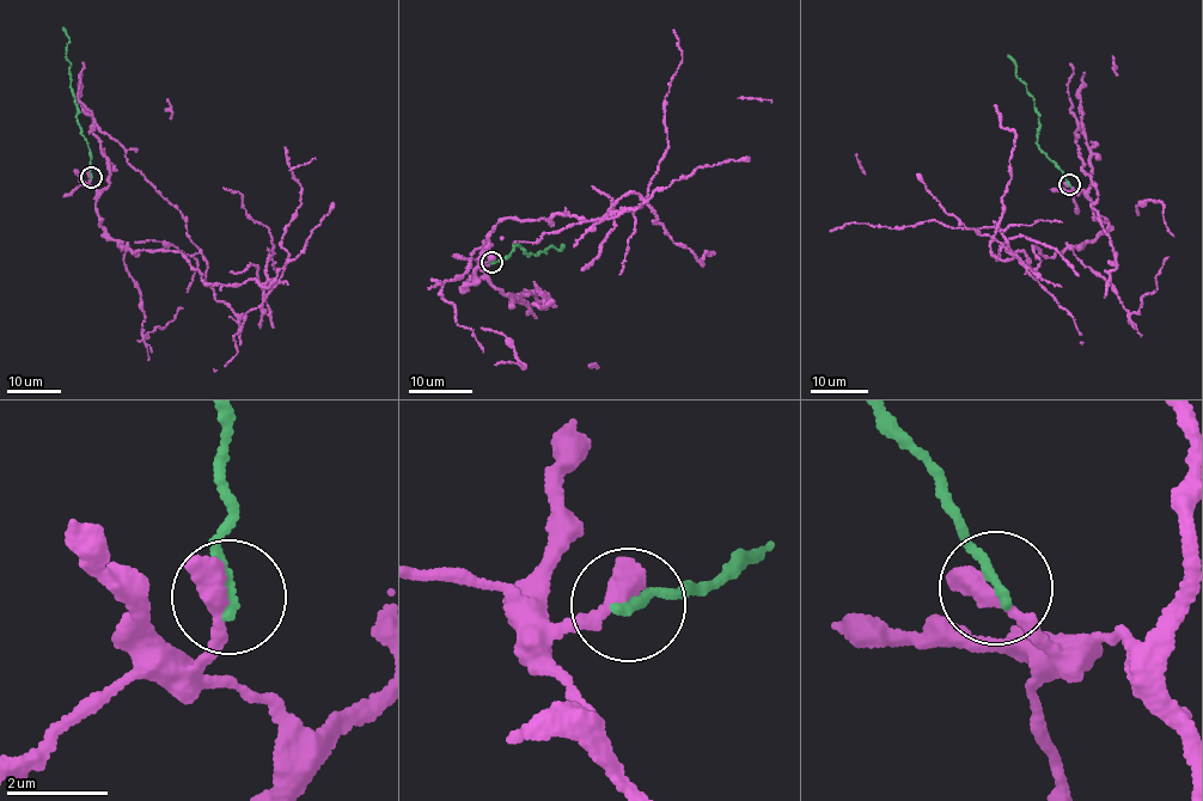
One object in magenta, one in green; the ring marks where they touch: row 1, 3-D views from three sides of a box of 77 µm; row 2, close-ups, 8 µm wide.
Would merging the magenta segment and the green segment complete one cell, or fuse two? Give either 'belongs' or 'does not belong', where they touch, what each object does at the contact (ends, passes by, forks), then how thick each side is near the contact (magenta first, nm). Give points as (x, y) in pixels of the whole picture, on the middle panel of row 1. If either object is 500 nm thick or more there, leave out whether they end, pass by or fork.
does not belong; at (492, 262); magenta ends there; green ends there; 440 nm thick on the magenta side, 220 nm on the other

